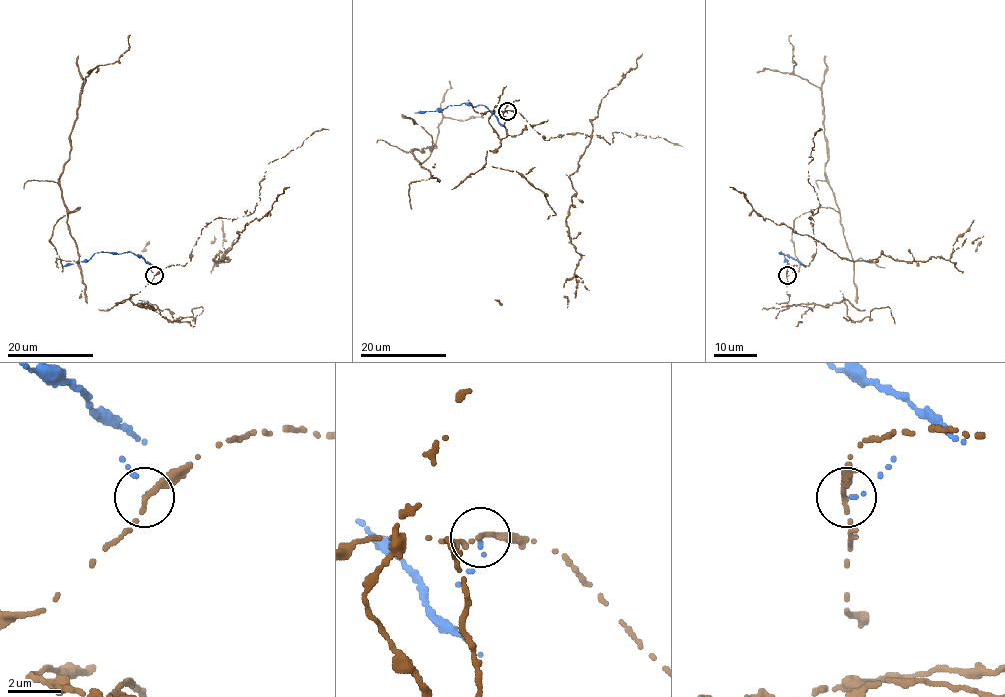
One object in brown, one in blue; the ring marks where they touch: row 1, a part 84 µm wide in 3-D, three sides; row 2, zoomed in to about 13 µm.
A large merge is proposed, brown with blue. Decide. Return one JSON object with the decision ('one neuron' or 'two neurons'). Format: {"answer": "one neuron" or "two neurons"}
{"answer": "two neurons"}

